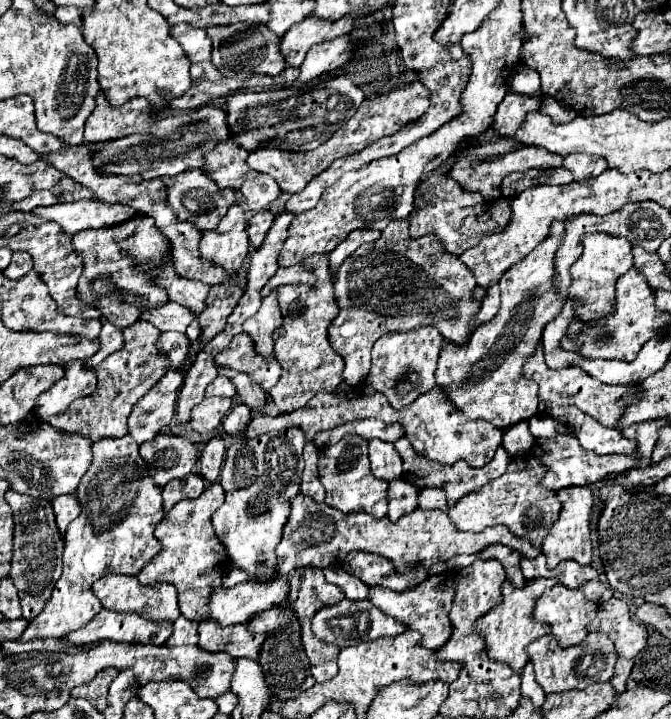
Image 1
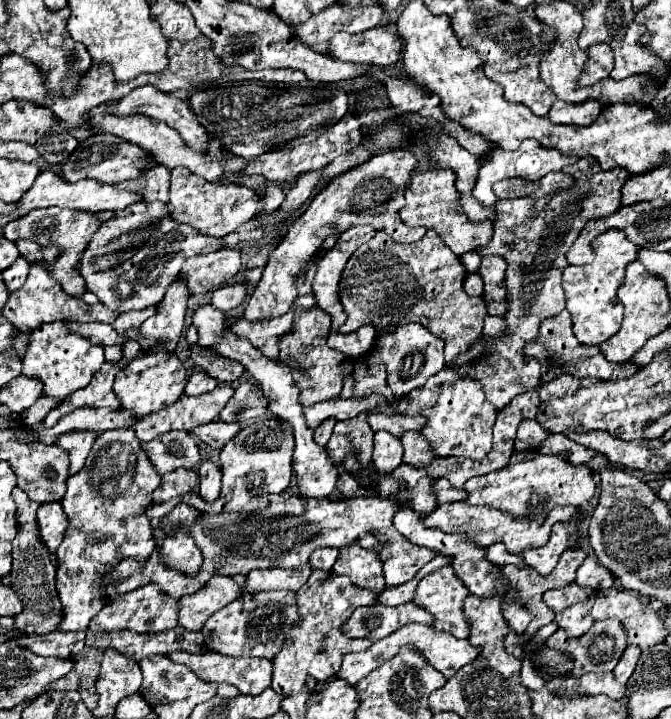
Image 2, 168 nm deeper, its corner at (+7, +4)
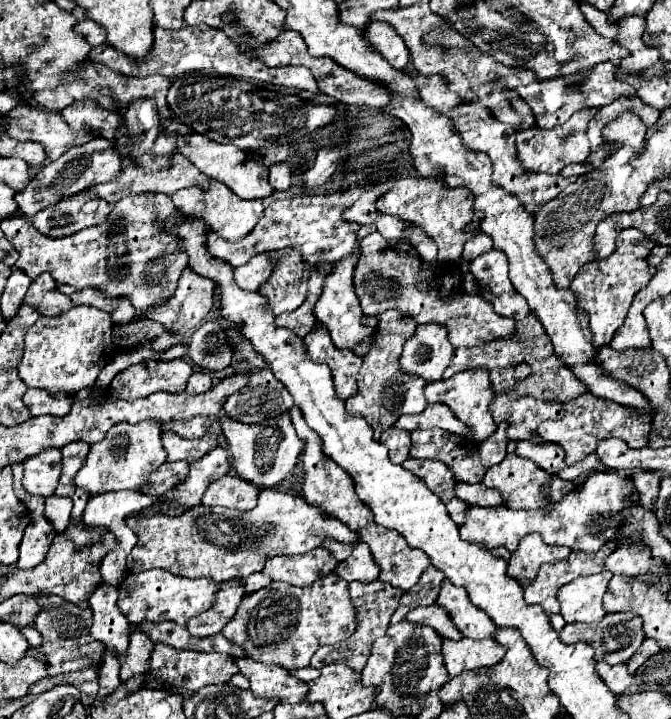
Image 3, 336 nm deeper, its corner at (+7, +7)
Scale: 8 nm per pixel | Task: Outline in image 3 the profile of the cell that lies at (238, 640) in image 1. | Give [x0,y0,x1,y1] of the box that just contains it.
[222,574,356,670]

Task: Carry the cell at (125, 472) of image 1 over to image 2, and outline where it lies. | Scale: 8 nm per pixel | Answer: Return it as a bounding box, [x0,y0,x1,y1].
[56,429,160,631]

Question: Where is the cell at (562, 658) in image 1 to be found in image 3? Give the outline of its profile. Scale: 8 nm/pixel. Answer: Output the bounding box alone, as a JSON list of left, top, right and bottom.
[560,614,644,664]

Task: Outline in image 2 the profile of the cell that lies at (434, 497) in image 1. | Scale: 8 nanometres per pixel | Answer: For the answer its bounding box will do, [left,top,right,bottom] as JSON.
[432,479,468,503]

